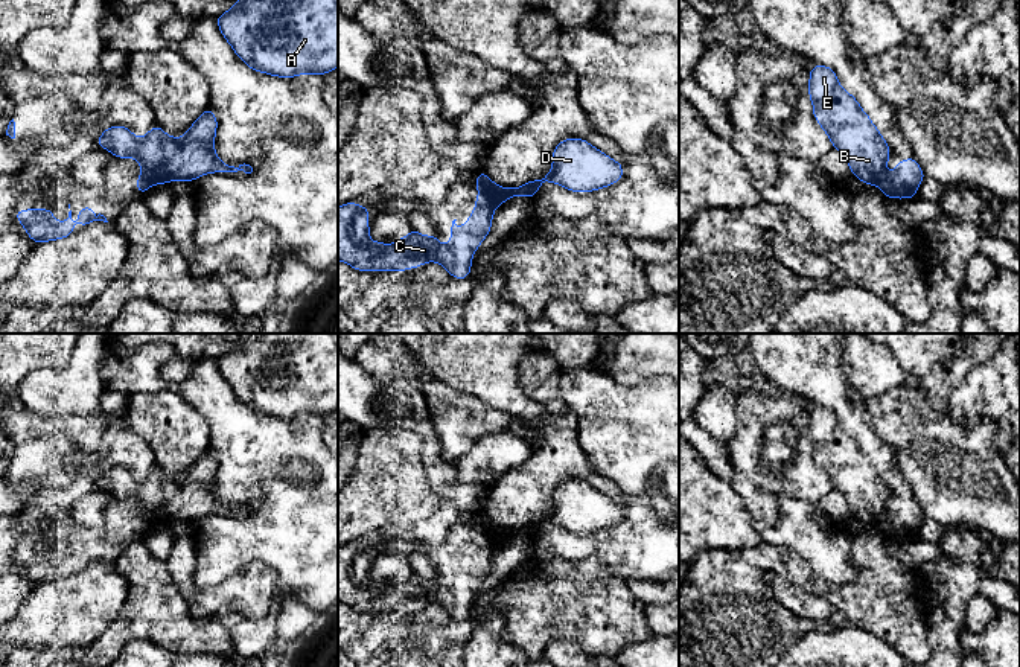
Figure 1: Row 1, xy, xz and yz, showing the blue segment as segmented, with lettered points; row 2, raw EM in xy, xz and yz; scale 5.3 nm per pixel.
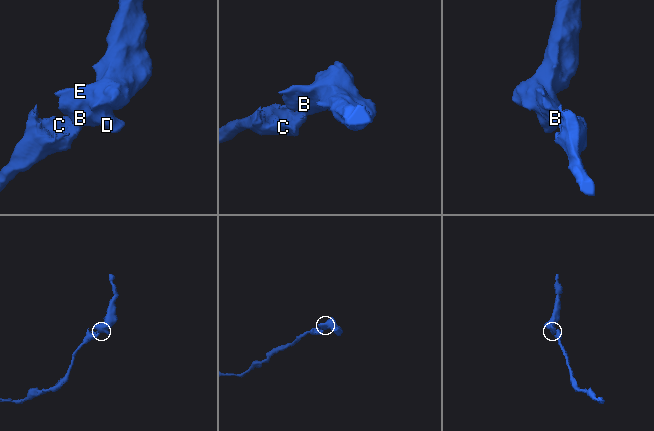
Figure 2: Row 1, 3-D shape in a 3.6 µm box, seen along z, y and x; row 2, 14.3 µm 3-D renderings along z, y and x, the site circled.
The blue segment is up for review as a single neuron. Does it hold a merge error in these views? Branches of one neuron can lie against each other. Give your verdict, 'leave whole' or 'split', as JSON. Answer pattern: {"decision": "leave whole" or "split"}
{"decision": "split"}

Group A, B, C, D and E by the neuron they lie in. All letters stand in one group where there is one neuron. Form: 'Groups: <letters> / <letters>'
Groups: A B D E / C

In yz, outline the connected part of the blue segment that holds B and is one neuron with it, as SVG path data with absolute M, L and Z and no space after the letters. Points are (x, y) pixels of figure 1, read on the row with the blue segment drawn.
M818 65L810 73L808 96L816 122L833 148L839 149L856 178L878 186L885 178L891 149L853 94L843 90L831 67Z

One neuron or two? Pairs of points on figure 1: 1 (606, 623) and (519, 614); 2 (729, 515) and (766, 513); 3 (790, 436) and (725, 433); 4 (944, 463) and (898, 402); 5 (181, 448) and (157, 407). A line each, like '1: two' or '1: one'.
1: one
2: two
3: two
4: one
5: one

